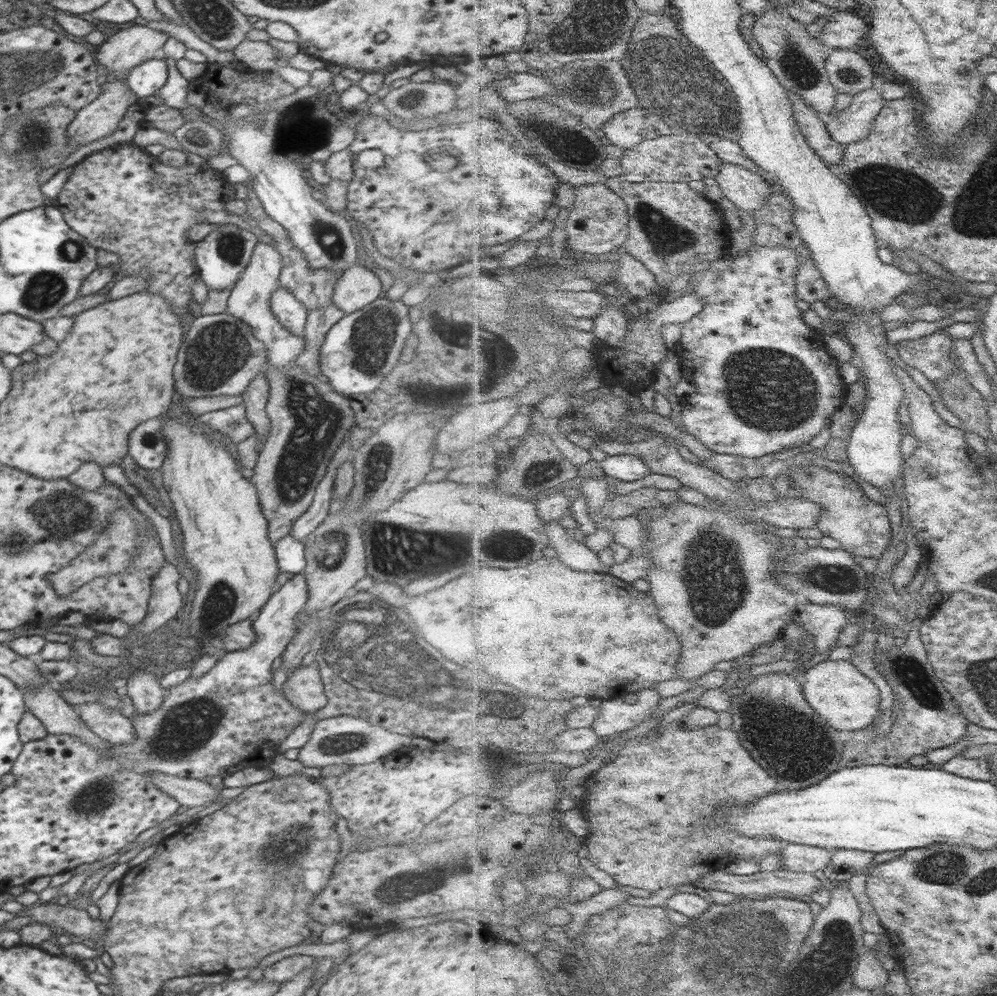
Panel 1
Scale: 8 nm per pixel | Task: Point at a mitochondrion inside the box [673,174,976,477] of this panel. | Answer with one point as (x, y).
(770, 388)

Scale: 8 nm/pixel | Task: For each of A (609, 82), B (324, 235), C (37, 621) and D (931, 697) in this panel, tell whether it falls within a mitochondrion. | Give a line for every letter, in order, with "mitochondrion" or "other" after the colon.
A: mitochondrion
B: mitochondrion
C: other
D: mitochondrion

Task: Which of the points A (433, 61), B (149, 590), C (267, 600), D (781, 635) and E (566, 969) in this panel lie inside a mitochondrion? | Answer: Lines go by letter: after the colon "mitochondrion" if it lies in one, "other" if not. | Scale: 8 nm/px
A: other
B: other
C: other
D: other
E: other

